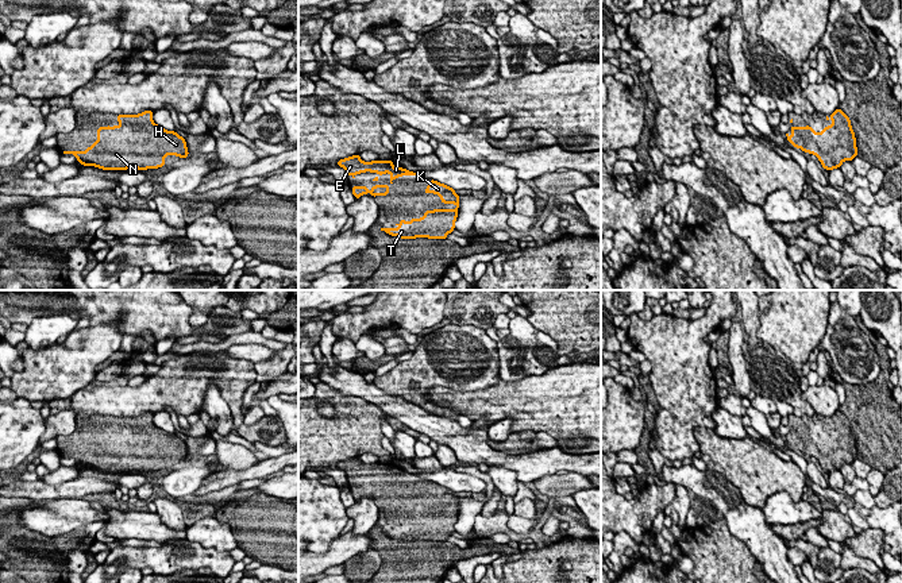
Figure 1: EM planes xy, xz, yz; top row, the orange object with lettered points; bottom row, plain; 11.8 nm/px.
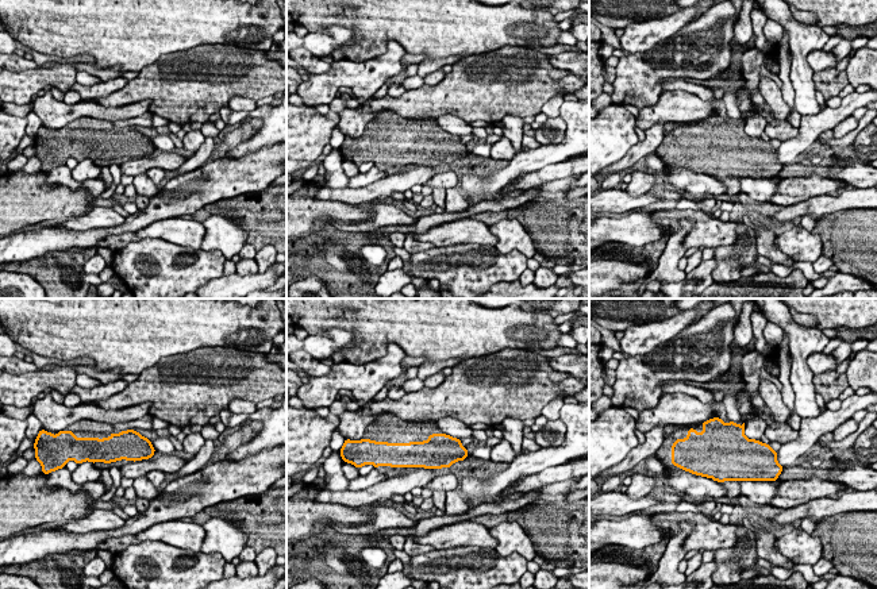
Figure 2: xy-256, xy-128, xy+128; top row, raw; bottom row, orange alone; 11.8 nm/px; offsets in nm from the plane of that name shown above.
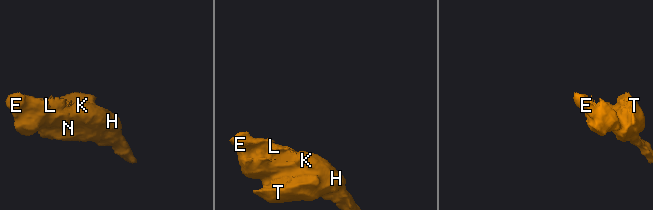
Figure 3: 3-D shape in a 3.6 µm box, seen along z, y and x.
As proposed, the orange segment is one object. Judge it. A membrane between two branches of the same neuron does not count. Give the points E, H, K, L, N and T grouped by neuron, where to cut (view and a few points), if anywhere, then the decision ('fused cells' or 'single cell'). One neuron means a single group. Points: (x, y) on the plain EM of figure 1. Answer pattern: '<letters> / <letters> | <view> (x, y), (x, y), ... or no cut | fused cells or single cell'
E H K L N T | no cut | single cell

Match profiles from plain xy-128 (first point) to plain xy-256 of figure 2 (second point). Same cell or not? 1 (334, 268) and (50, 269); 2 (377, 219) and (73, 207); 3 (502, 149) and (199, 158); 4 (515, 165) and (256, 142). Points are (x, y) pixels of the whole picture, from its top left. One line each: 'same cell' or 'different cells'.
1: same cell
2: different cells
3: different cells
4: same cell

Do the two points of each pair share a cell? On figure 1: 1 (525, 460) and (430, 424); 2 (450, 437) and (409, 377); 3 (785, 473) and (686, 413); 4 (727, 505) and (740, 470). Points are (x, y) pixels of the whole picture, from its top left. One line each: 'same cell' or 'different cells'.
1: same cell
2: different cells
3: different cells
4: different cells

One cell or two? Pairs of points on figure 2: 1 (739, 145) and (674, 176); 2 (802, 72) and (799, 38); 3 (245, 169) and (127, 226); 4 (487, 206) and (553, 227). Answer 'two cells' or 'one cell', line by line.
1: two cells
2: one cell
3: one cell
4: two cells

